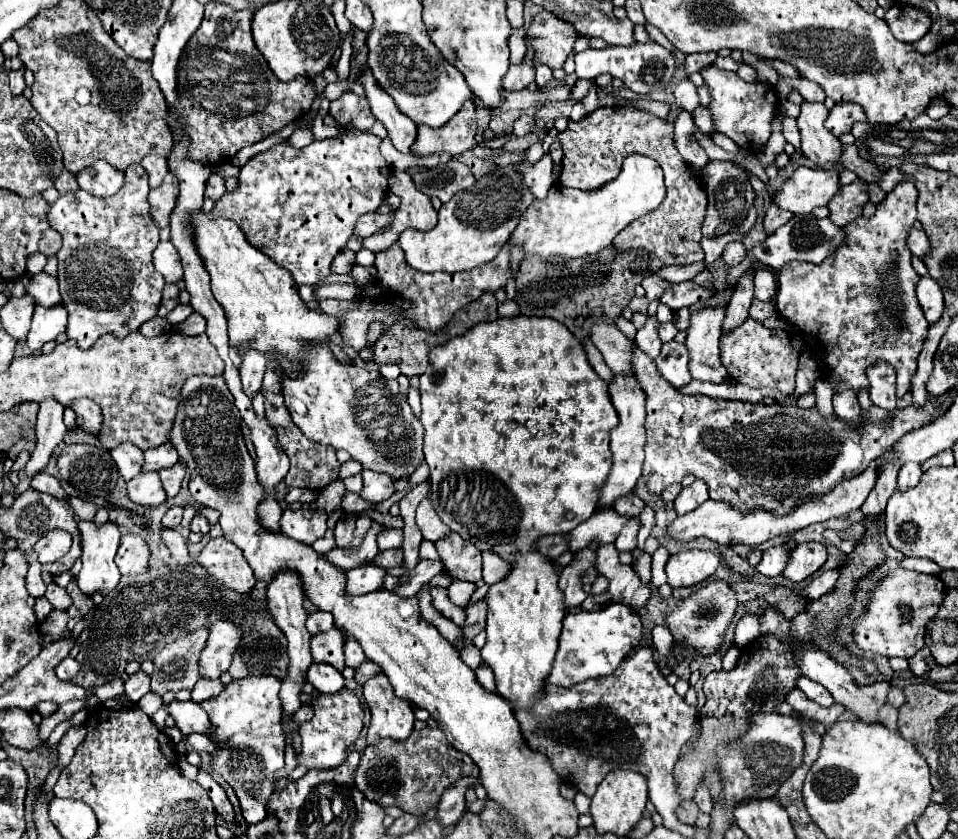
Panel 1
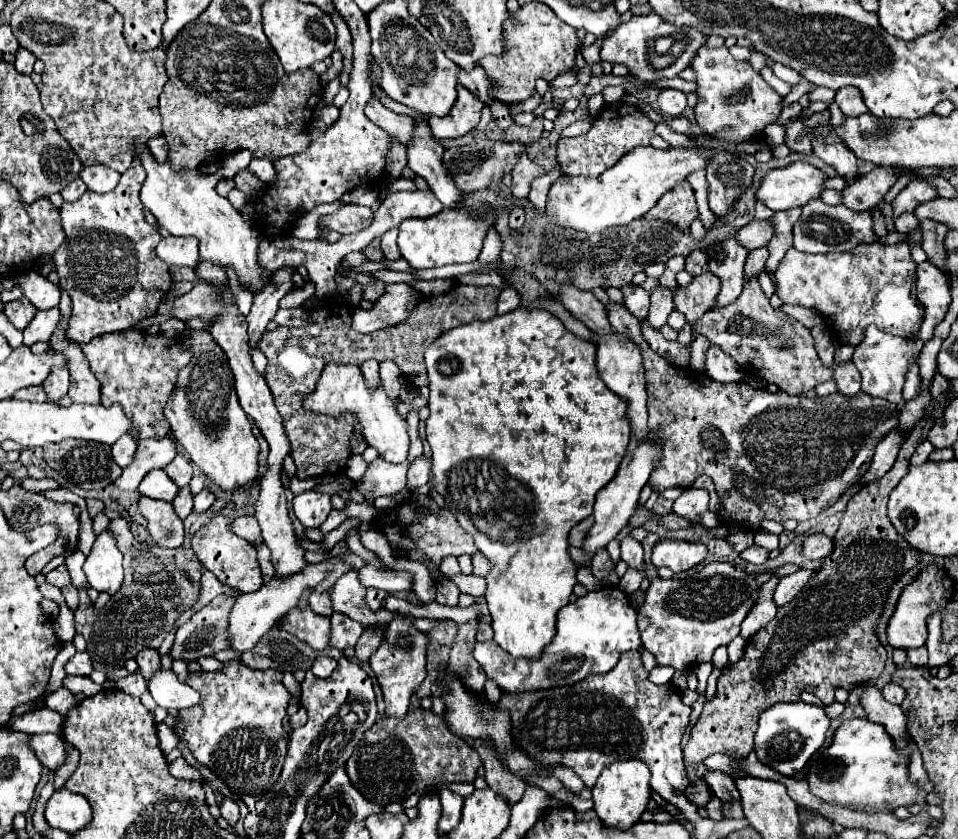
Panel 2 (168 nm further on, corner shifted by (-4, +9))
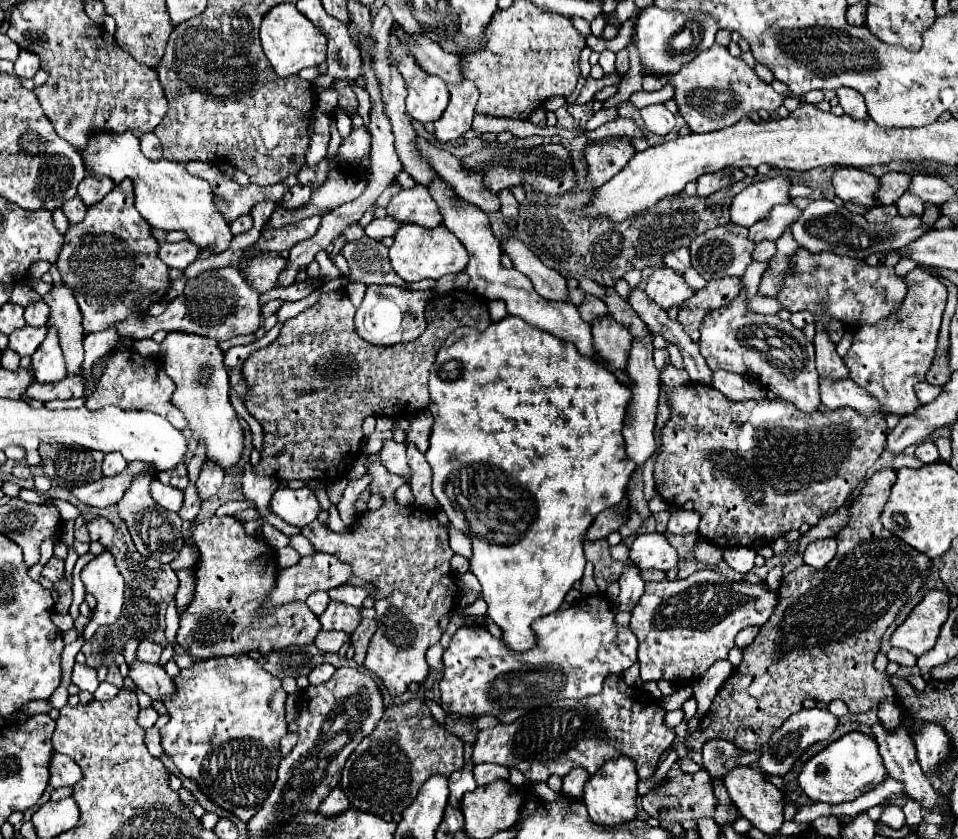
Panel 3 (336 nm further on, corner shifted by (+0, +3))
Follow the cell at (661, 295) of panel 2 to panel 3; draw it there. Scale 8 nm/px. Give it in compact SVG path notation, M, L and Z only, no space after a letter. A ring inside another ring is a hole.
M668 267L656 269L646 285L646 293L652 297L654 303L658 303L662 309L668 309L672 305L680 305L686 299L690 299L696 291L684 281L682 273L672 271Z

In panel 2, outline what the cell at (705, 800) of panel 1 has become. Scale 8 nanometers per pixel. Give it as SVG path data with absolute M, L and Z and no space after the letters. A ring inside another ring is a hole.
M712 795L710 803L706 805L706 811L708 811L708 817L710 817L710 819L714 819L714 821L722 819L722 801L720 801L716 795Z

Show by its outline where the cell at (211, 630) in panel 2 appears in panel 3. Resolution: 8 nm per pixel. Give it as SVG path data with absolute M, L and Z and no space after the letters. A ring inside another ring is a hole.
M216 515L204 519L196 527L194 539L200 549L200 559L194 565L194 597L180 617L180 629L176 635L178 645L190 657L210 659L210 657L250 653L250 651L272 653L290 645L310 645L314 641L314 637L322 627L318 617L304 603L286 603L282 607L270 609L266 615L256 615L262 603L268 599L278 575L276 553L272 553L276 549L272 545L268 545L264 539L248 535L244 525L236 517L216 517Z

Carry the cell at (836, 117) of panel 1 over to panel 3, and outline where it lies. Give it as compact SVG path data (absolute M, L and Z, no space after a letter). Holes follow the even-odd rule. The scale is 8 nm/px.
M840 87L836 93L838 93L838 99L840 99L840 105L844 107L844 111L848 115L852 115L854 119L866 119L868 117L864 99L862 99L862 95L858 91L848 89L848 87Z

